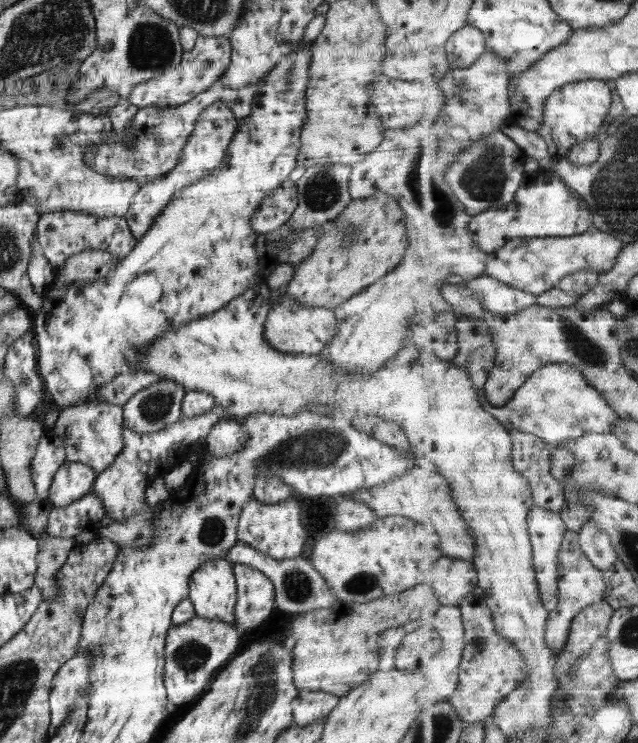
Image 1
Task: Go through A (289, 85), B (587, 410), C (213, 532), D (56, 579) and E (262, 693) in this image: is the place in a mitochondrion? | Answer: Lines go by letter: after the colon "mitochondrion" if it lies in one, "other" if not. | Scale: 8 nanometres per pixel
A: mitochondrion
B: other
C: mitochondrion
D: other
E: mitochondrion

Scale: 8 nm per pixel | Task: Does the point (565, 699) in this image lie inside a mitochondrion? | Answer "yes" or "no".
yes

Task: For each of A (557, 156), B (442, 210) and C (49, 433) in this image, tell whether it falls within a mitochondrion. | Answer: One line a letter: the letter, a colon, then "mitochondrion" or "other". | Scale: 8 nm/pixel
A: other
B: mitochondrion
C: other

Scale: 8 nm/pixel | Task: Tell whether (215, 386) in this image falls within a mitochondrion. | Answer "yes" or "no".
no

